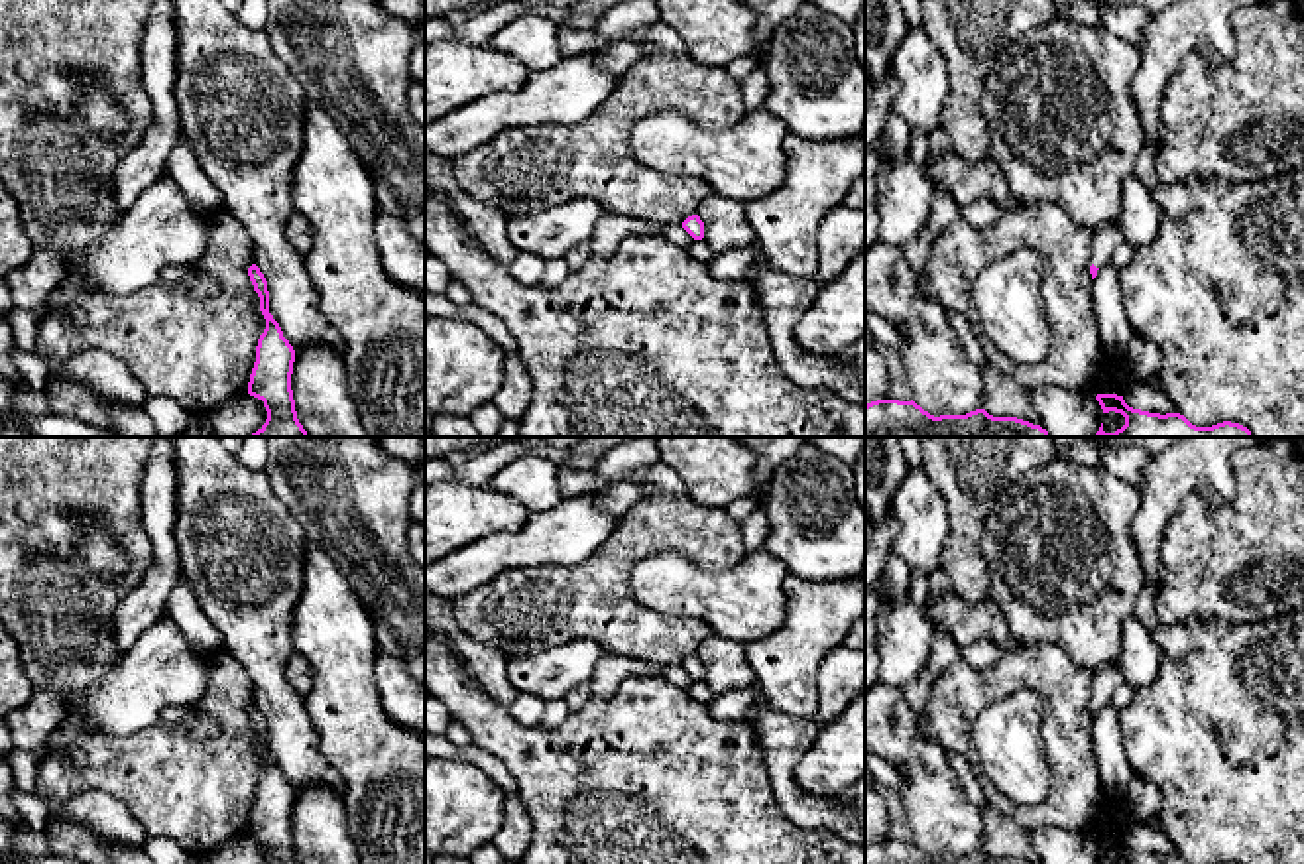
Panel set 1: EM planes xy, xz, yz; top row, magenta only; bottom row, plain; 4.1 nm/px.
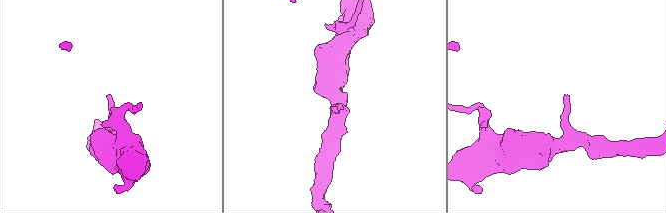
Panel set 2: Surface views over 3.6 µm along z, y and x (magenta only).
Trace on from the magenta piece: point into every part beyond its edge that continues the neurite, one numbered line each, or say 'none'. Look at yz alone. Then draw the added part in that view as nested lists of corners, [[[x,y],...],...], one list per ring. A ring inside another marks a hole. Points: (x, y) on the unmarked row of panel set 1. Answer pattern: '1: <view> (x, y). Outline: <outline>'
1: yz (1108, 679). Outline: [[[1103,667],[1096,673],[1094,691],[1092,691],[1092,705],[1101,709],[1103,705],[1111,703],[1113,691],[1123,683],[1121,667]]]

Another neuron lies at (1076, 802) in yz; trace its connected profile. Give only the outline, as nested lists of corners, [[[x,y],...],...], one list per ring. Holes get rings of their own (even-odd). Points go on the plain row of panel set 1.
[[[1023,644],[983,671],[960,657],[930,687],[919,730],[948,754],[964,756],[987,803],[1025,831],[1060,827],[1092,836],[1125,836],[1123,803],[1103,789],[1092,750],[1094,679],[1058,644]],[[1023,687],[1033,689],[1044,705],[1042,738],[1052,781],[1038,805],[1019,805],[1005,797],[983,773],[972,738],[978,714]]]

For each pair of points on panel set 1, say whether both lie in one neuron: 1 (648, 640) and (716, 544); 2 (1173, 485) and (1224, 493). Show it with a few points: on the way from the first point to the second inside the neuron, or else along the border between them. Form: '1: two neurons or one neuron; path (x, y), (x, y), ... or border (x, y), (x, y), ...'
1: one neuron; path (618, 597), (618, 567), (648, 538), (673, 538)
2: one neuron; path (1185, 481), (1212, 481)

